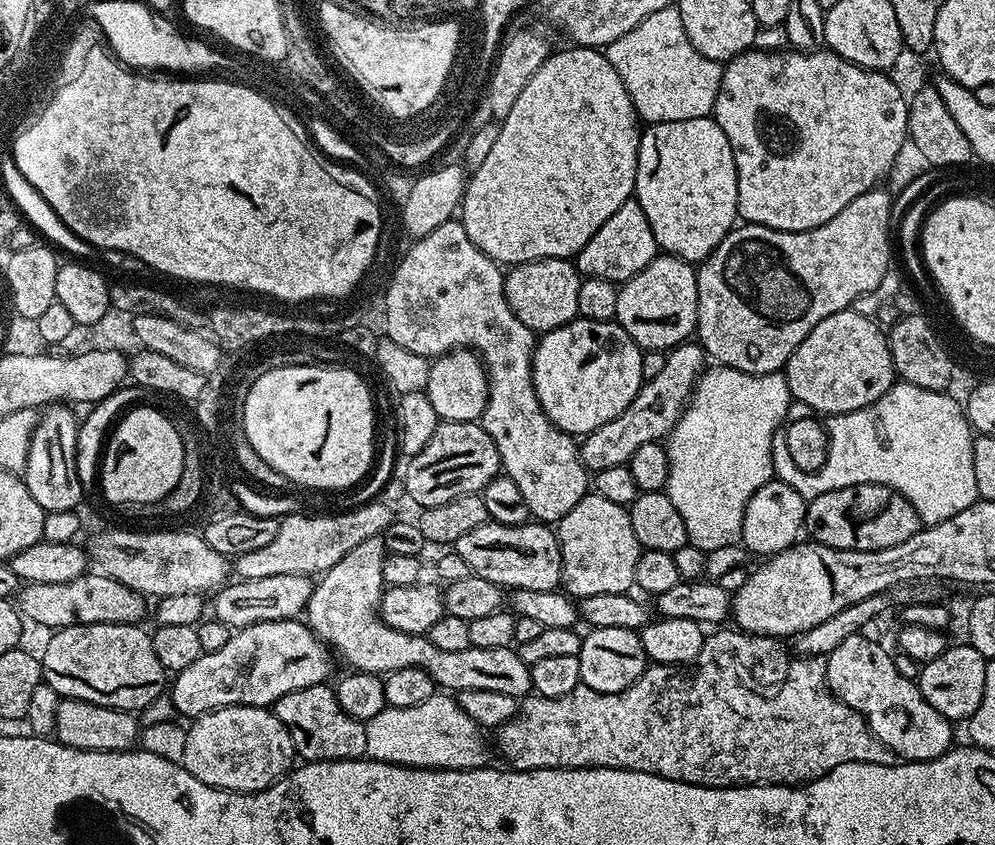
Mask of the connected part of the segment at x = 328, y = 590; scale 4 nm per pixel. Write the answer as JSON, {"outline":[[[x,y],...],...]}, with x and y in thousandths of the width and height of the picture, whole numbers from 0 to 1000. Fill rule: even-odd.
{"outline":[[[385,633],[368,637],[368,641],[360,641],[356,651],[349,653],[335,672],[331,672],[317,688],[314,707],[308,721],[308,737],[339,778],[342,776],[351,787],[351,792],[359,795],[376,795],[389,798],[405,791],[423,791],[432,798],[432,802],[446,817],[461,821],[466,817],[501,817],[501,821],[513,821],[527,826],[535,819],[535,793],[527,785],[522,770],[515,767],[501,769],[480,769],[472,766],[468,769],[440,769],[429,751],[413,753],[404,746],[396,746],[384,733],[380,723],[382,710],[388,699],[385,684],[385,670],[388,654]]]}

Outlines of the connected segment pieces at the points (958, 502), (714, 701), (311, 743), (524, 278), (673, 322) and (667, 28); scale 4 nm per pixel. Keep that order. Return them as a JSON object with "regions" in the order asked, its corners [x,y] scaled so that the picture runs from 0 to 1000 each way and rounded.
{"regions":[[[[902,452],[893,464],[886,466],[882,476],[866,485],[847,488],[844,492],[832,492],[832,541],[820,559],[802,556],[802,551],[798,551],[798,542],[794,542],[790,533],[787,510],[780,511],[776,524],[776,557],[779,567],[796,575],[810,593],[827,582],[846,580],[850,575],[885,573],[907,583],[919,599],[930,621],[951,618],[951,613],[959,613],[959,608],[971,604],[983,591],[977,531],[979,511],[966,475],[964,478],[959,470],[953,467],[952,463],[940,464],[927,457]]],[[[728,741],[723,746],[716,746],[709,751],[706,769],[702,769],[702,779],[693,786],[657,786],[652,785],[647,795],[629,817],[609,821],[601,817],[593,817],[588,809],[582,809],[573,821],[565,826],[549,826],[536,822],[522,834],[518,847],[497,863],[498,880],[507,893],[506,903],[512,910],[521,914],[545,911],[546,909],[624,909],[657,916],[674,923],[684,923],[690,928],[705,928],[711,933],[735,933],[750,928],[790,928],[803,930],[821,923],[847,904],[854,902],[870,902],[871,904],[898,904],[902,895],[872,863],[872,856],[867,847],[850,831],[846,831],[832,814],[830,802],[831,780],[827,776],[797,775],[787,767],[785,759],[779,753],[757,753],[755,748],[745,748]]],[[[329,808],[308,812],[304,817],[291,817],[291,821],[283,821],[275,834],[275,841],[279,854],[287,859],[287,864],[293,875],[293,882],[297,884],[297,895],[303,901],[315,899],[360,899],[368,891],[367,853],[352,850],[344,836],[340,836],[340,826],[337,818]]],[[[549,305],[548,308],[534,308],[528,312],[521,312],[510,318],[507,329],[507,351],[513,357],[513,367],[534,393],[546,395],[557,391],[561,386],[571,383],[581,374],[581,343],[585,328],[579,320],[578,311],[574,307]]],[[[660,302],[637,329],[622,337],[619,382],[637,400],[644,414],[674,414],[686,407],[698,394],[702,367],[702,334],[699,317],[680,303]]],[[[682,8],[657,12],[637,36],[613,50],[609,65],[613,78],[621,83],[621,92],[625,92],[644,143],[664,147],[717,136],[728,83],[725,72],[710,69],[693,54]]]]}

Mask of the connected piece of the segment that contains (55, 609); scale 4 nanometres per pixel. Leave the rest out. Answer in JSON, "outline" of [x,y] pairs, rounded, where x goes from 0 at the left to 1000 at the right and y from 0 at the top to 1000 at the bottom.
{"outline":[[[92,675],[70,689],[24,691],[17,699],[14,714],[25,735],[33,734],[47,746],[55,746],[75,738],[140,740],[145,729],[147,710],[140,701],[131,698],[131,693],[123,693],[123,689]]]}

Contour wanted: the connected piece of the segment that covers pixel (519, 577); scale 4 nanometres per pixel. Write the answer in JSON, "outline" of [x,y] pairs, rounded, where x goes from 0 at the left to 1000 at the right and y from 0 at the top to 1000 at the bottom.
{"outline":[[[491,618],[476,622],[476,627],[464,632],[456,645],[464,656],[474,680],[488,684],[508,698],[553,698],[560,699],[565,691],[565,656],[563,639],[558,628],[546,618],[530,618],[521,621],[507,621]]]}

